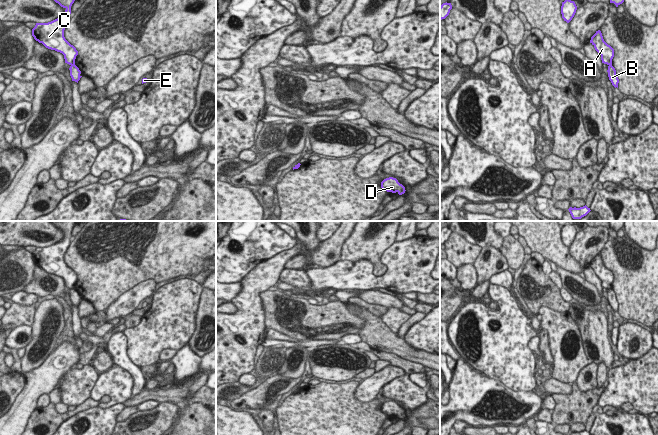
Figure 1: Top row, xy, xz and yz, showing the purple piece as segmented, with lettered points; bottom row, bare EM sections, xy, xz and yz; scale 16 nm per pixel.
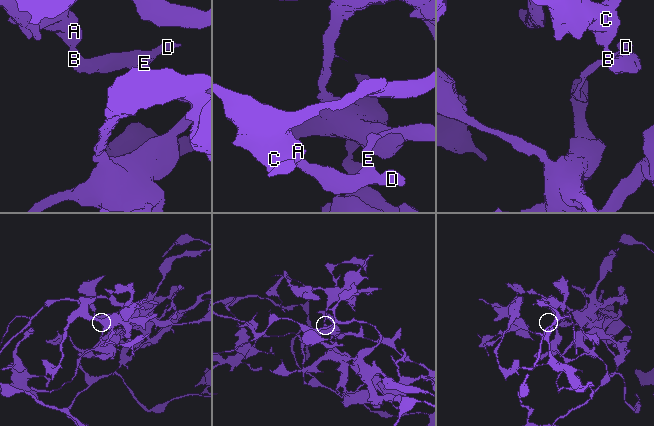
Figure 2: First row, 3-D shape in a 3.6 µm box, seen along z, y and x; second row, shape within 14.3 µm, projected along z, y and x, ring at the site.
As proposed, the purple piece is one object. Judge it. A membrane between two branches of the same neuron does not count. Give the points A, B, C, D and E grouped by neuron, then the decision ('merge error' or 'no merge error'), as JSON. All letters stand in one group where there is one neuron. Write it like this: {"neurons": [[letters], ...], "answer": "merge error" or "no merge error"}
{"neurons": [["A", "C"], ["B", "D", "E"]], "answer": "merge error"}

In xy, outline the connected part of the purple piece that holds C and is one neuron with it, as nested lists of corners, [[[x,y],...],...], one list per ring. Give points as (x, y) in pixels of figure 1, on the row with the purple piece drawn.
[[[54,0],[61,7],[65,8],[65,13],[48,23],[36,23],[32,29],[32,36],[36,41],[42,43],[46,48],[55,50],[64,55],[65,63],[75,64],[78,51],[64,37],[64,30],[70,21],[71,6],[75,0]]]

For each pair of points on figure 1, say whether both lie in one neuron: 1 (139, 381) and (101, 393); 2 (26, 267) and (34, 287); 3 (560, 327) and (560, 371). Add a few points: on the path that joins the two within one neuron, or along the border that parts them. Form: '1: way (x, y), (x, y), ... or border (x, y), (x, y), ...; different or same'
1: border (117, 365), (131, 375), (132, 394); different
2: border (35, 264), (33, 278), (21, 289); different
3: way (560, 338), (560, 360); same

